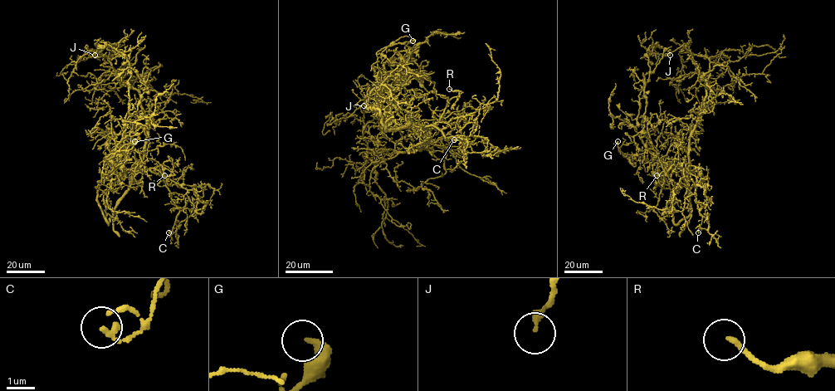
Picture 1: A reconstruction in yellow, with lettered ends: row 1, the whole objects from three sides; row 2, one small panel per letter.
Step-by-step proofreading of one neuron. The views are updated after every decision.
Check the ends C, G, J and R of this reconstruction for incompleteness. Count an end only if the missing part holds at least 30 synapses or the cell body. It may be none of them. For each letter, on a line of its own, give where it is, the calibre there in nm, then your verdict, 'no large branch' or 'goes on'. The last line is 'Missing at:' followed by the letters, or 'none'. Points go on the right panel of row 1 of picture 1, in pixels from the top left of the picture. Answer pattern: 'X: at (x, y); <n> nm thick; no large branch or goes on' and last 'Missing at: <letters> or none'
C: at (698, 232); 220 nm thick; no large branch
G: at (617, 141); 320 nm thick; no large branch
J: at (670, 55); 200 nm thick; no large branch
R: at (656, 175); 170 nm thick; no large branch
Missing at: none

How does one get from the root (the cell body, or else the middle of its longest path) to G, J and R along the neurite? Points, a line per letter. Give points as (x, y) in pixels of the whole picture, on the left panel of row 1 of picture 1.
G: (128, 67), (131, 74), (128, 80), (129, 109), (123, 136), (131, 132), (132, 144), (126, 150), (134, 141)
J: (128, 67), (130, 71), (126, 58), (109, 45), (100, 46), (95, 55)
R: (128, 67), (131, 76), (125, 129), (108, 164), (130, 169), (161, 165), (163, 170), (174, 174), (164, 175)

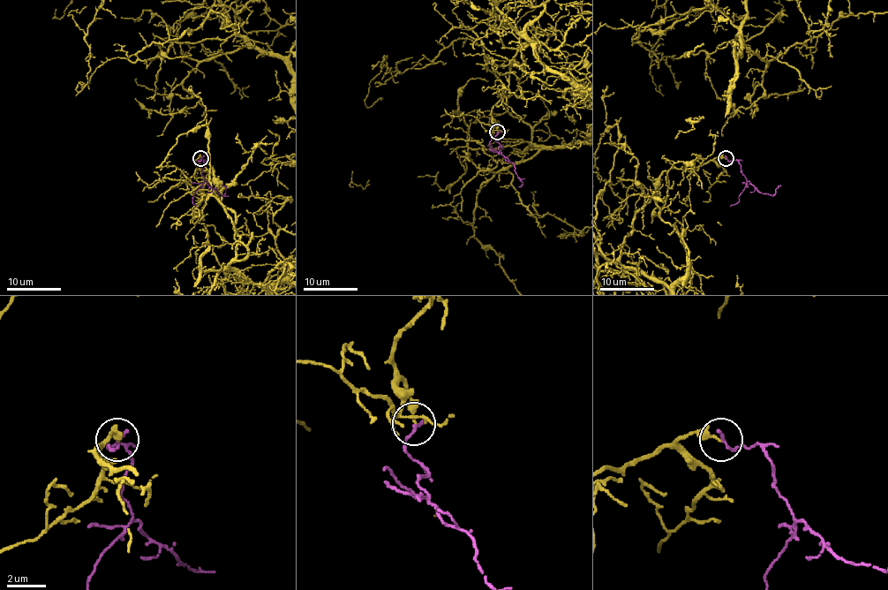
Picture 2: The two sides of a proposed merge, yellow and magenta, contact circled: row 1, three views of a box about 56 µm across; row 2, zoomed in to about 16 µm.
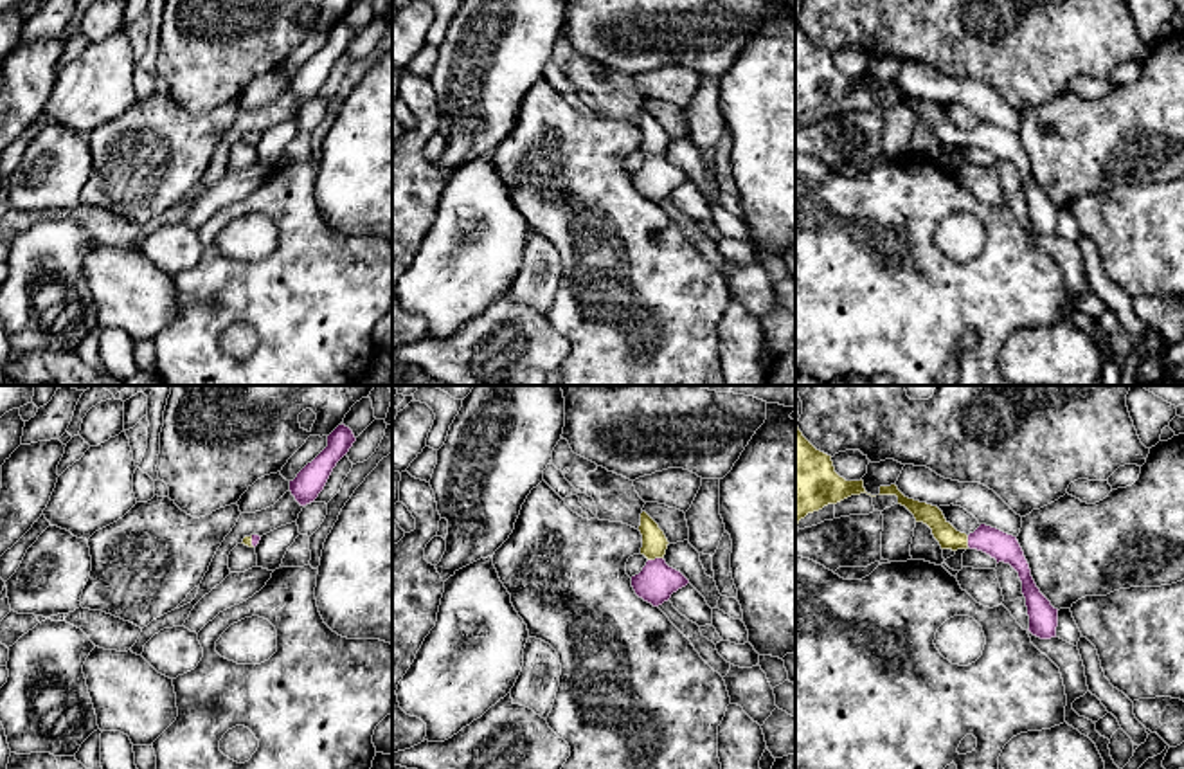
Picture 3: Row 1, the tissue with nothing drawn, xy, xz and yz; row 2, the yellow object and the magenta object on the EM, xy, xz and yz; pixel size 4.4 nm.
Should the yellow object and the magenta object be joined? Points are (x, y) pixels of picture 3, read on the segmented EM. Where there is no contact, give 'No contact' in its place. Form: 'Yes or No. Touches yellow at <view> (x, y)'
Yes. Touches yellow at xz (655, 557)

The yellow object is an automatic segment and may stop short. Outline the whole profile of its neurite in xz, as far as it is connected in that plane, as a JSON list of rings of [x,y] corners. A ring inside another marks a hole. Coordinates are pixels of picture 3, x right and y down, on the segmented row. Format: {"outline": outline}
{"outline": [[[641,513],[639,531],[642,535],[641,555],[648,558],[642,571],[632,576],[632,587],[639,598],[653,607],[662,605],[673,593],[686,587],[689,580],[664,560],[668,538],[659,524],[646,513]]]}

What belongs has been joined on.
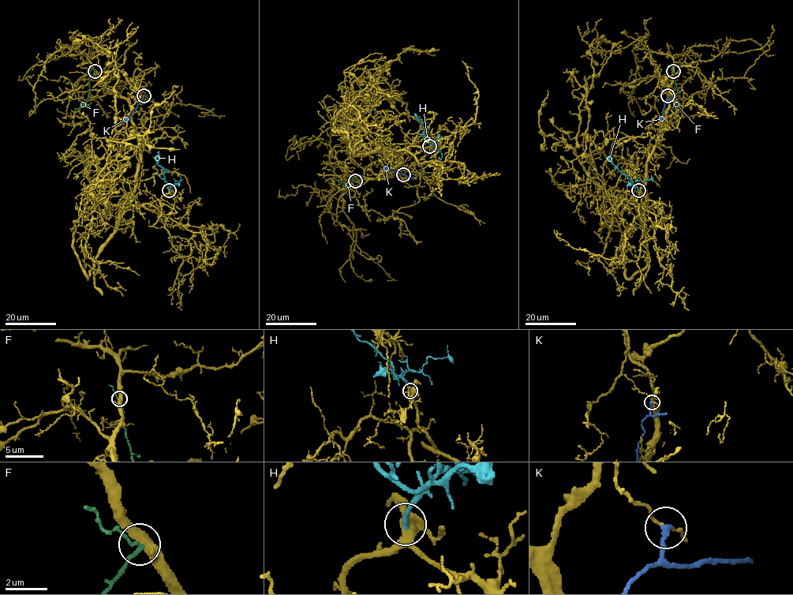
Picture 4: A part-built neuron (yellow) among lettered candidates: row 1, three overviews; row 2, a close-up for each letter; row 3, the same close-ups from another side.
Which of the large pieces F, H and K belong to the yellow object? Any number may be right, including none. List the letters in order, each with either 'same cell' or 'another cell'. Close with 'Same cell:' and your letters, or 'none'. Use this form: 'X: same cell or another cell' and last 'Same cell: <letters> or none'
F: another cell
H: same cell
K: another cell
Same cell: H

